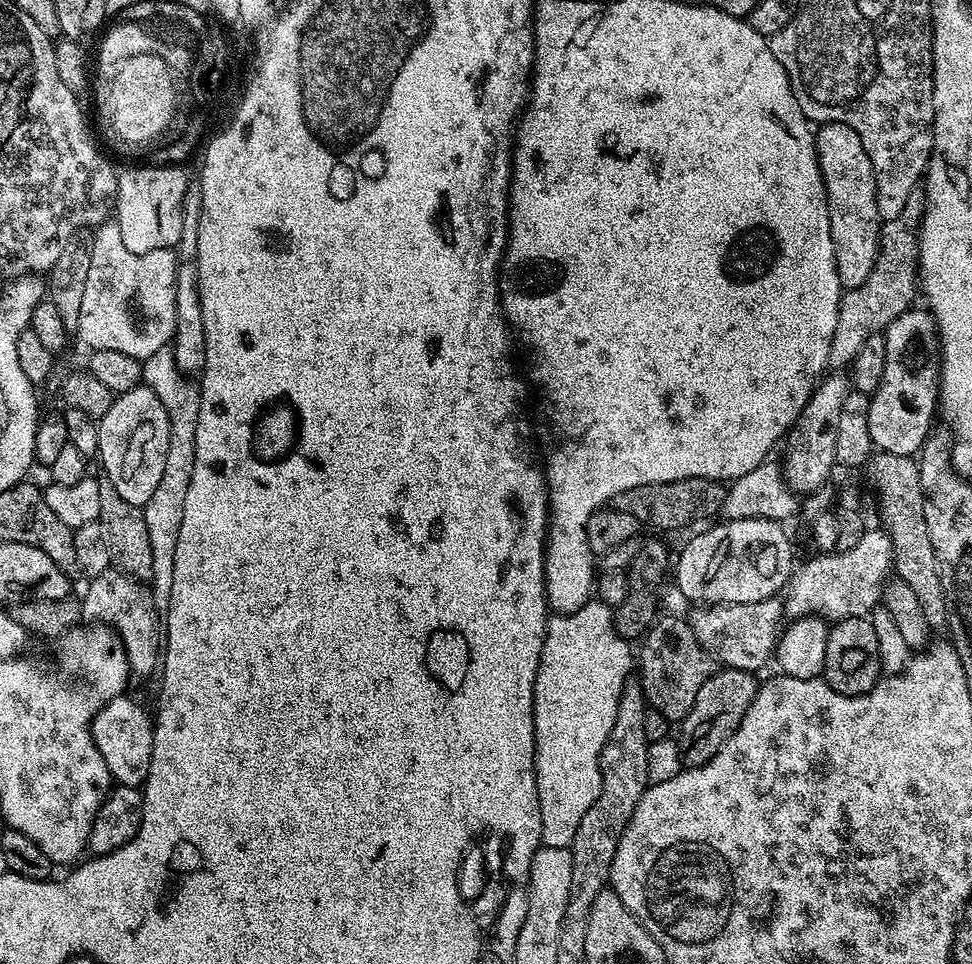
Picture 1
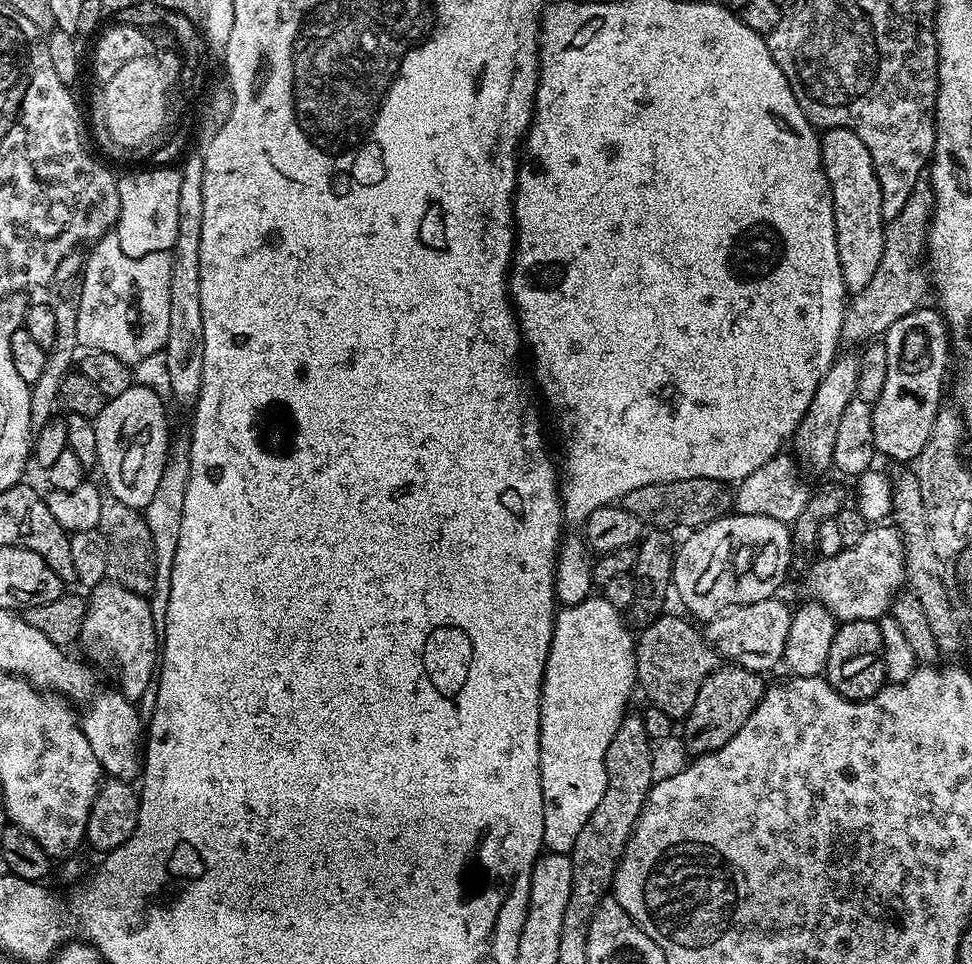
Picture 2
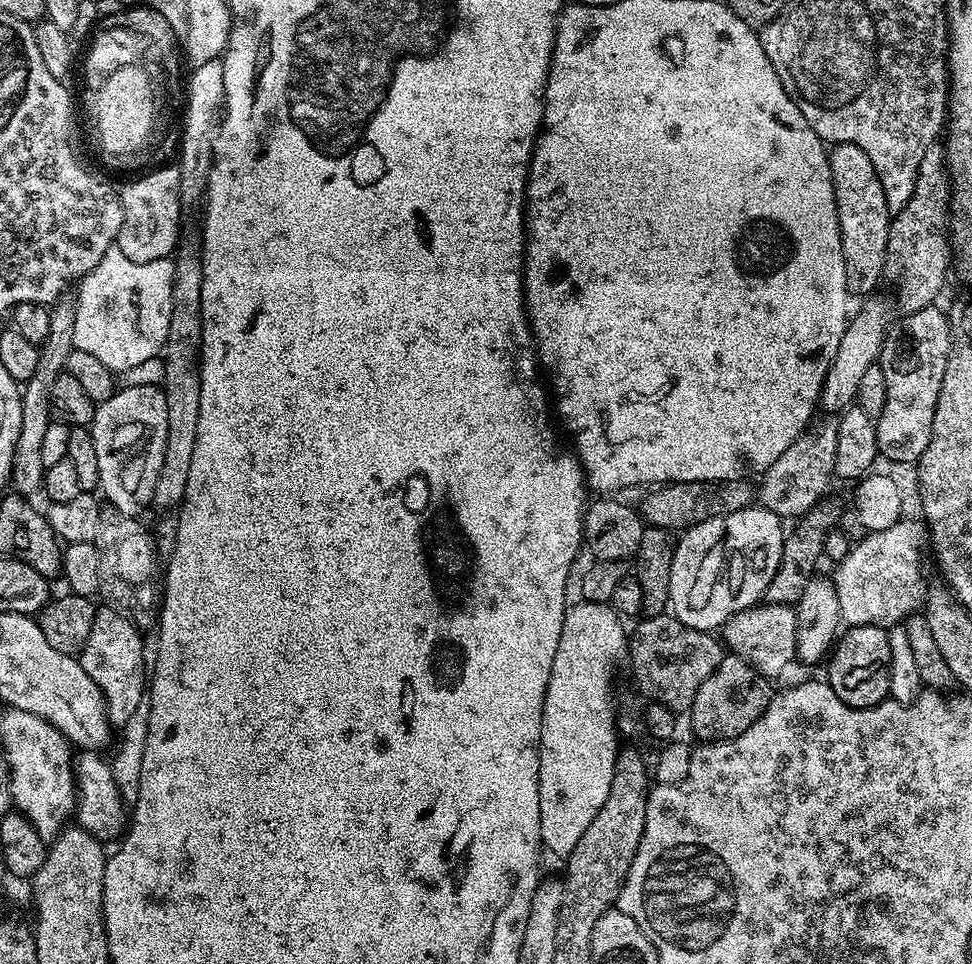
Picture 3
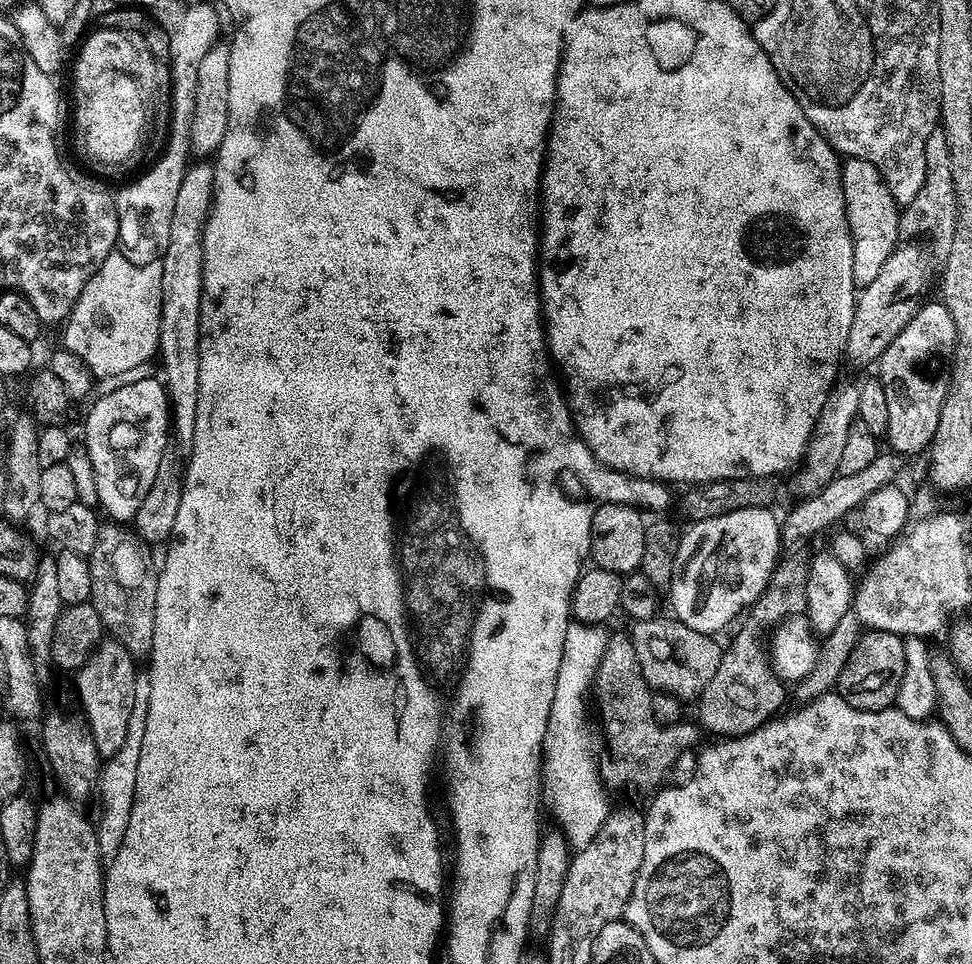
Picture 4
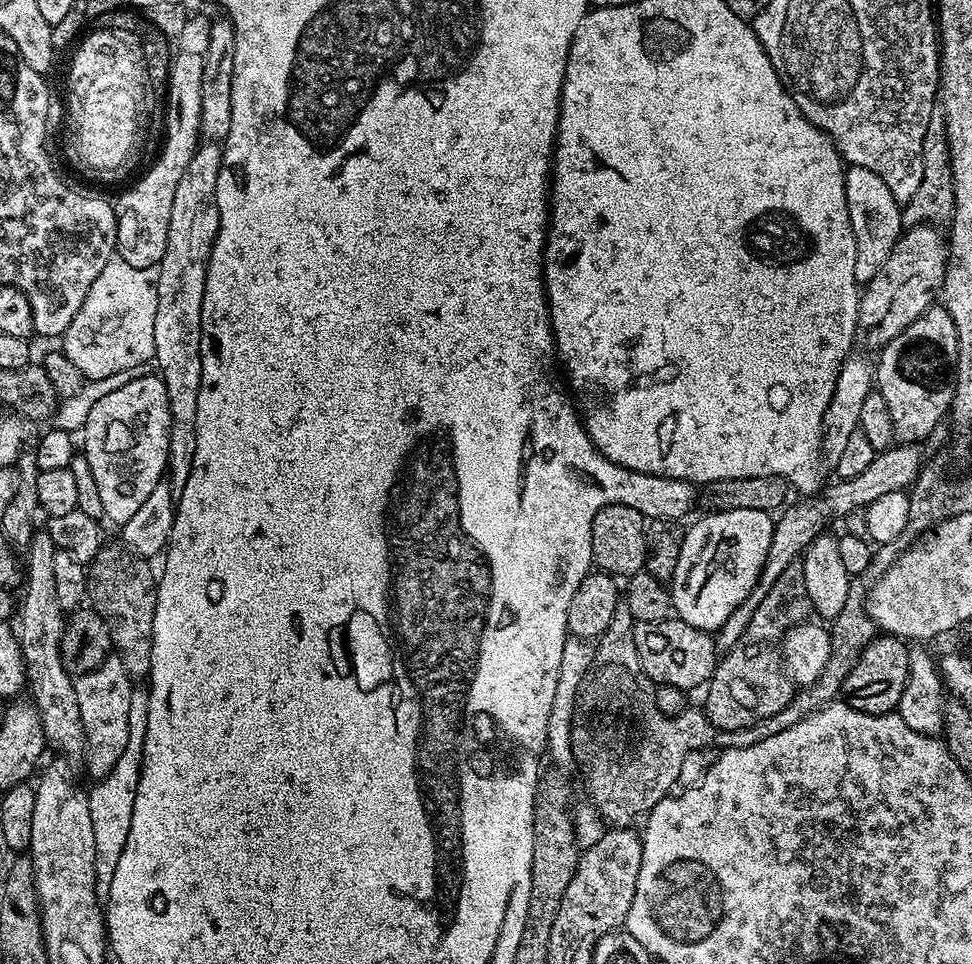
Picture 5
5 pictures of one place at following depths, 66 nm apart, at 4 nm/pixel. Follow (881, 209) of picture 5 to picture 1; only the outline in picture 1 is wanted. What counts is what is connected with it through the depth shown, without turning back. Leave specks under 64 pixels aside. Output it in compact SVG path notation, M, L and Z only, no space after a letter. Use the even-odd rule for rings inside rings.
M842 122L820 124L815 129L816 157L826 186L830 210L830 234L834 238L836 269L841 289L857 288L870 278L876 255L880 253L880 225L878 198L870 154L862 146L862 138Z

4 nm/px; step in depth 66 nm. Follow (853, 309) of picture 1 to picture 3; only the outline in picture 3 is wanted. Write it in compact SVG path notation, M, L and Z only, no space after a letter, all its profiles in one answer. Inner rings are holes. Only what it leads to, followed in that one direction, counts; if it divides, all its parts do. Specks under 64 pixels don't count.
M937 142L922 157L910 202L906 202L902 210L895 212L890 222L884 275L889 281L900 280L900 304L905 313L933 307L944 288L948 262L952 262L954 258L949 229L948 232L944 229L948 224L948 203L953 203L953 200L946 148L943 143Z

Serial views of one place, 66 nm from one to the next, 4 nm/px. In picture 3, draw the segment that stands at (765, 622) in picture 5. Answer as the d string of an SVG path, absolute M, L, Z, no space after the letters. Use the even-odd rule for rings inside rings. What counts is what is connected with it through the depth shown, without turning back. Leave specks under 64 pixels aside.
M832 499L819 500L806 515L793 523L796 525L785 535L778 570L774 578L770 578L770 586L766 586L764 591L764 600L767 603L795 605L796 601L802 598L802 590L806 590L806 582L810 582L812 577L817 575L816 563L824 556L824 537L839 525L846 507L845 501ZM725 655L718 670L714 670L714 674L710 674L710 678L698 686L698 694L690 709L692 732L697 736L697 741L733 740L742 734L742 730L750 730L750 726L762 718L766 706L773 698L774 688L768 684L771 684L769 677L761 674L743 658Z

